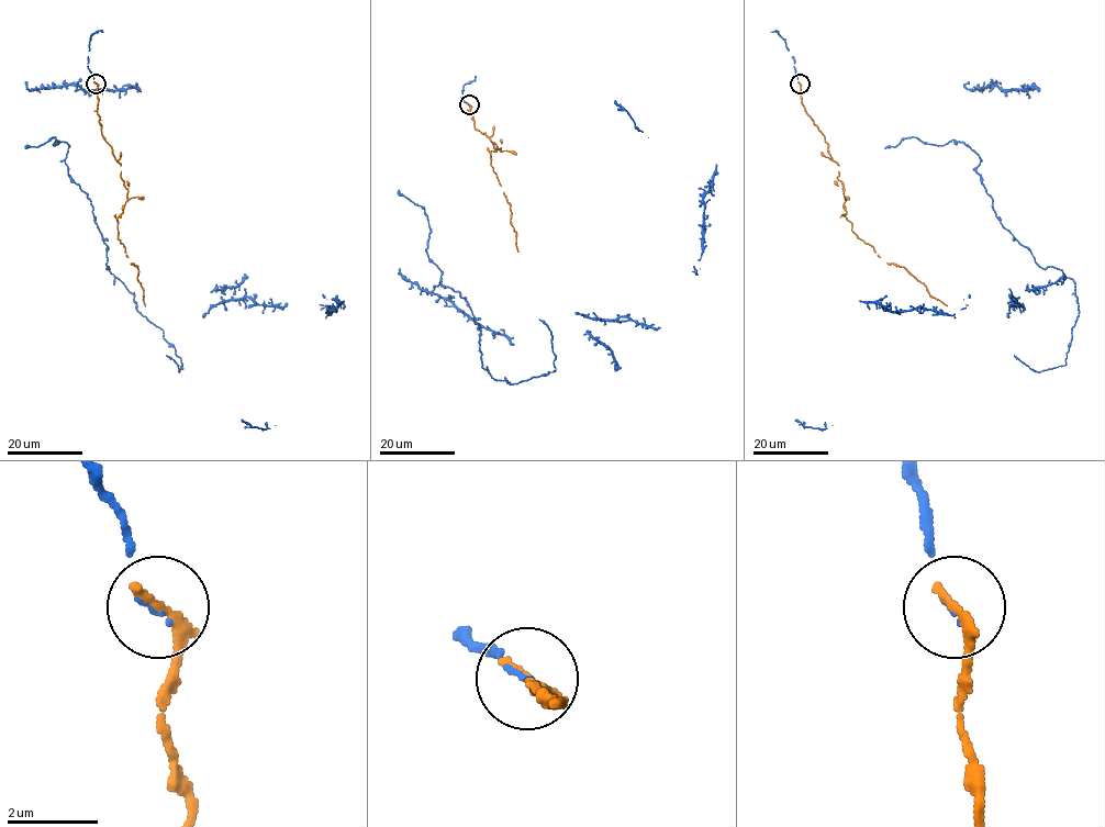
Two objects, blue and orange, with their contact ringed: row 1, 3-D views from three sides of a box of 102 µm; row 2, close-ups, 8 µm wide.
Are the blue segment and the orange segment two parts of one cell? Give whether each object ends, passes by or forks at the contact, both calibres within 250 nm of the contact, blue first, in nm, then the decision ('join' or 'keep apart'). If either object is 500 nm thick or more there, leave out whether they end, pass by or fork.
blue ends; orange ends; calibres 70 and 280 nm; join

